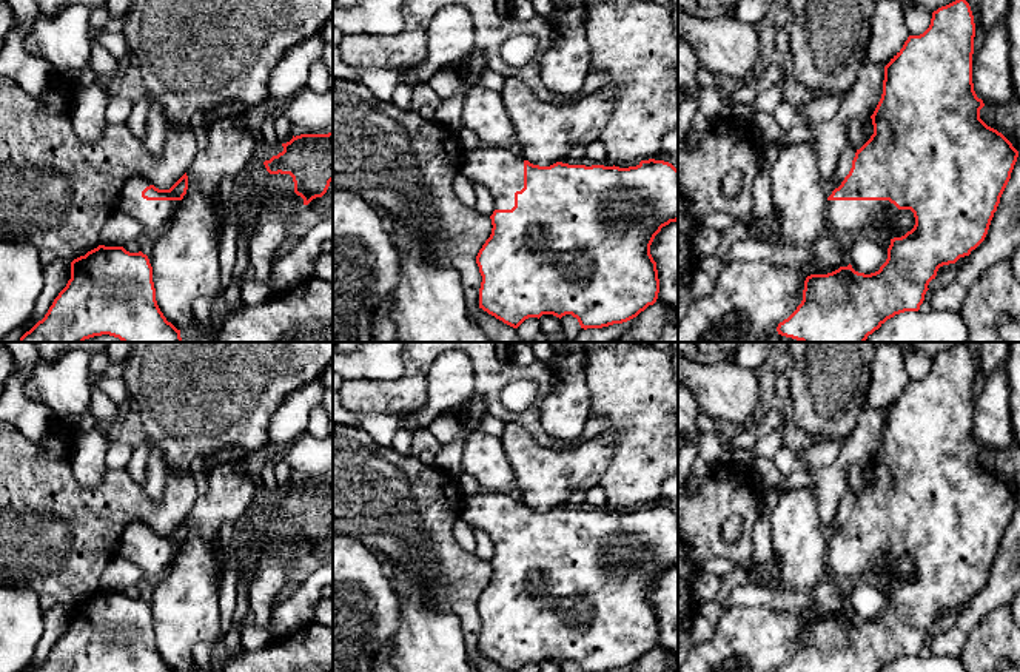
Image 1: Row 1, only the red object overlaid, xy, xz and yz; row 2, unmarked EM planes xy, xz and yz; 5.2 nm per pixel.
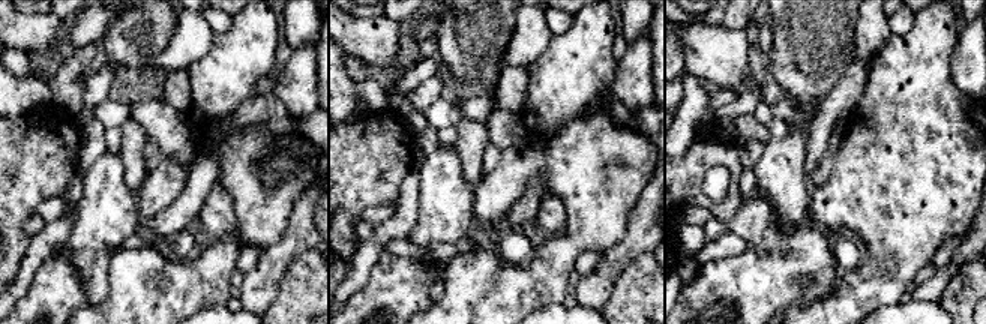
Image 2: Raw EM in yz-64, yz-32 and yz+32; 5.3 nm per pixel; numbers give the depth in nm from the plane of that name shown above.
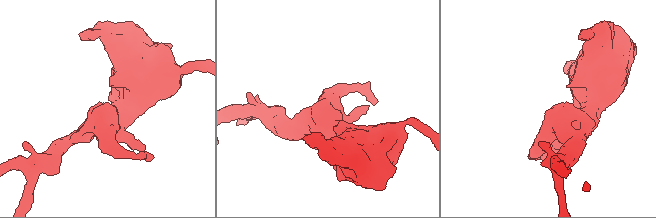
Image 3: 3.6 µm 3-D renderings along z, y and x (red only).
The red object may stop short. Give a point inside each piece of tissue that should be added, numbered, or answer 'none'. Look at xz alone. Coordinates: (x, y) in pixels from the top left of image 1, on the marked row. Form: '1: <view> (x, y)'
1: xz (498, 168)

